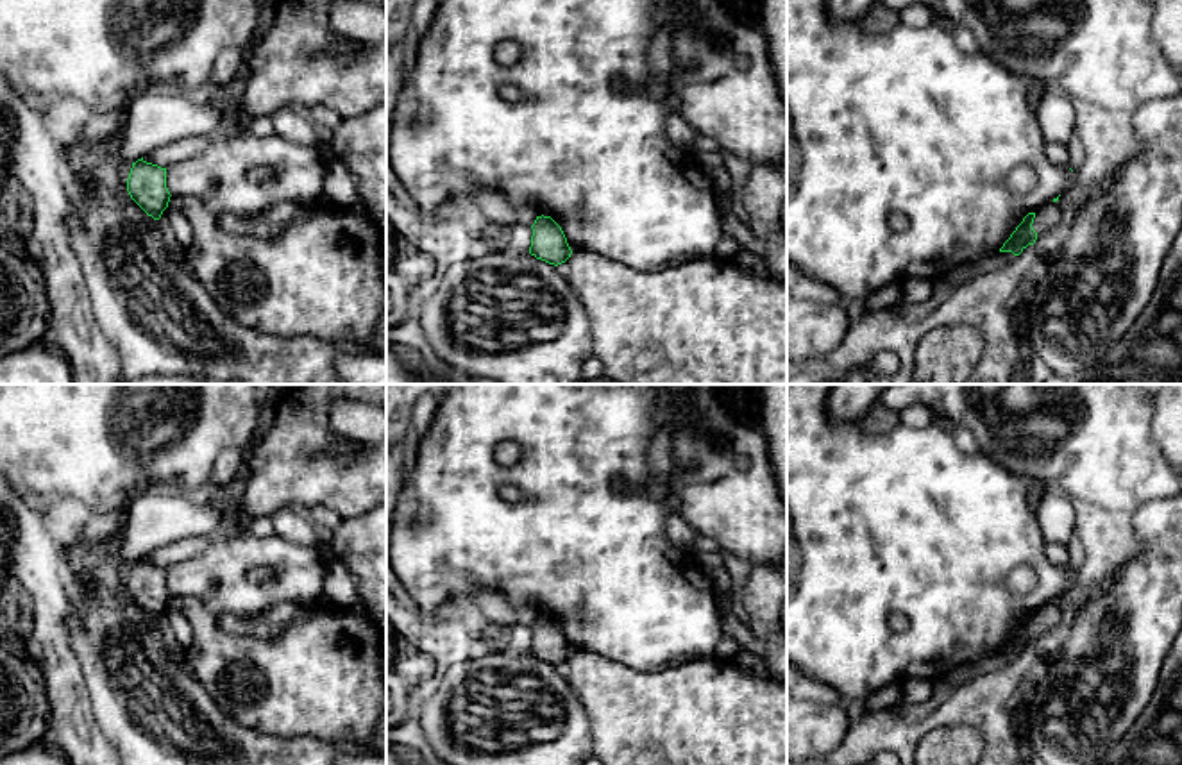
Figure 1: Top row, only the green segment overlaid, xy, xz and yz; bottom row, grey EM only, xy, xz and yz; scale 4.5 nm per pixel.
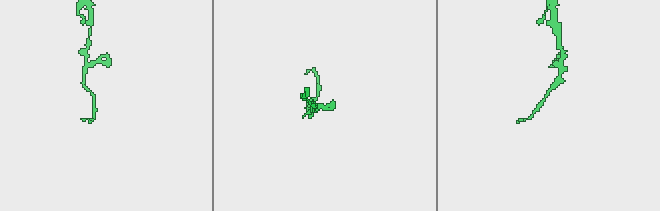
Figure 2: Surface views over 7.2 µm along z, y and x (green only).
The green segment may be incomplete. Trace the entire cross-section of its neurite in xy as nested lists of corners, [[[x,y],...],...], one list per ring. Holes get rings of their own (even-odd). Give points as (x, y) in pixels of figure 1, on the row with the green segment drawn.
[[[138,159],[127,179],[127,191],[148,216],[159,220],[172,197],[166,188],[166,168]]]

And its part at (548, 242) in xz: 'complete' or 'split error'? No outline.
complete

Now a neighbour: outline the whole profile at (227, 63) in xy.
[[[240,46],[224,48],[215,59],[209,84],[213,88],[227,86],[234,79],[245,59],[247,59],[247,50]]]

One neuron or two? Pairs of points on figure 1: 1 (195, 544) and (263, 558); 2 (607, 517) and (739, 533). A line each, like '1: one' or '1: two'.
1: two
2: two

